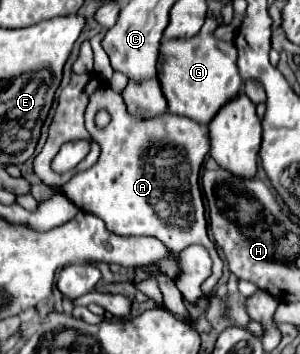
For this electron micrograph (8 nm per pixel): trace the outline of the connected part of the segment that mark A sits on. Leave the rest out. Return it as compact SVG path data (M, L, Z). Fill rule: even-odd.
M102 87L90 97L86 107L86 129L92 141L102 147L102 153L90 169L74 175L74 179L62 187L62 193L68 195L78 209L104 219L108 231L116 235L158 237L172 251L180 251L194 243L204 245L214 263L212 275L202 283L202 291L210 293L222 275L222 261L214 243L208 239L204 203L198 185L200 165L210 151L208 127L172 113L150 119L148 123L136 121L126 113L122 95L114 93L110 87ZM98 109L108 109L112 115L110 125L102 131L94 125Z

